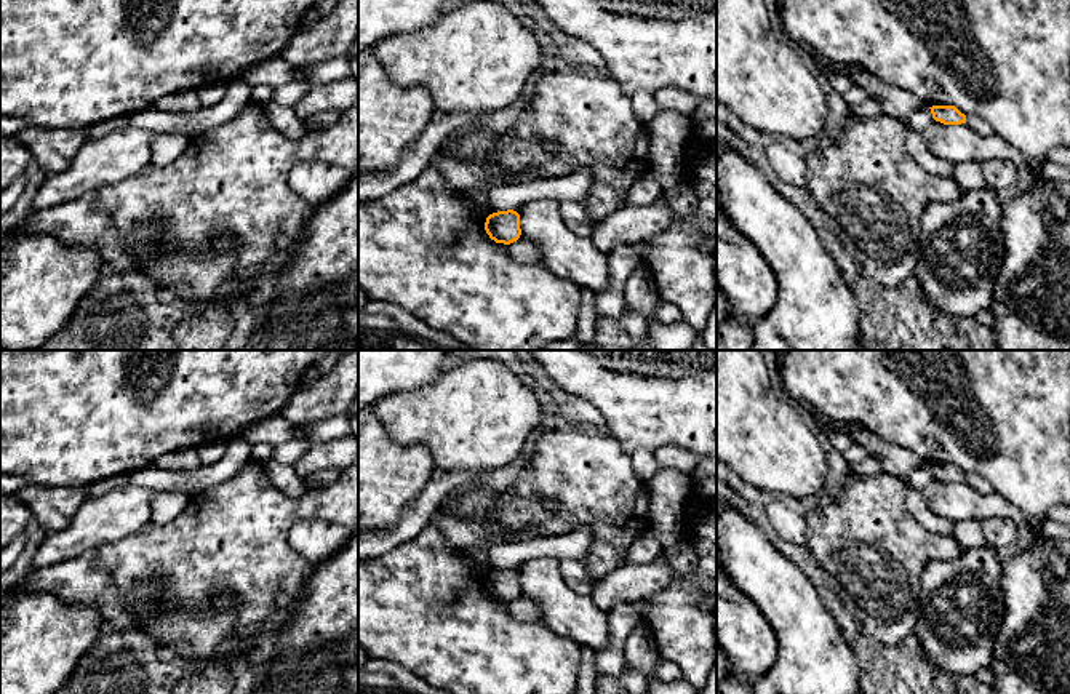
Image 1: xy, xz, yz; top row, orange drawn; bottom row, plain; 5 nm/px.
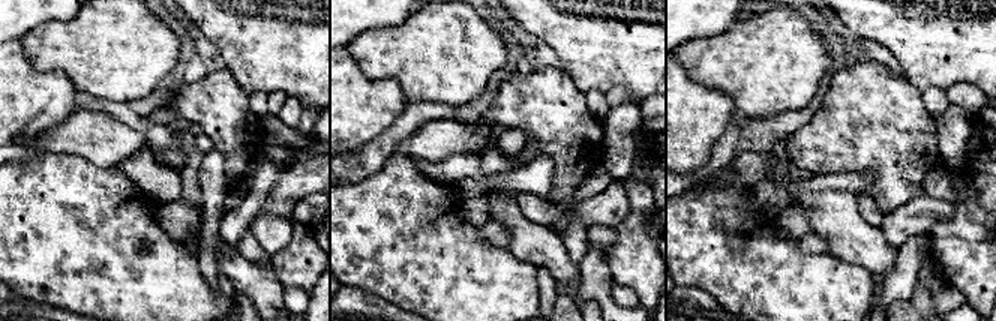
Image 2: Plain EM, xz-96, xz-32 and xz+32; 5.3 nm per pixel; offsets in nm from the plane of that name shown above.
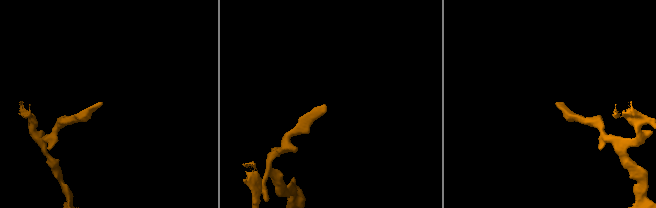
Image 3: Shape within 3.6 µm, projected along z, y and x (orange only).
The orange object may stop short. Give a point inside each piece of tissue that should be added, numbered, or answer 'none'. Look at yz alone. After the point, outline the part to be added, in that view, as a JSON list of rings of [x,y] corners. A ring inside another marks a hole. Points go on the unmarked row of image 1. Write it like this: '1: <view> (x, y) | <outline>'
none

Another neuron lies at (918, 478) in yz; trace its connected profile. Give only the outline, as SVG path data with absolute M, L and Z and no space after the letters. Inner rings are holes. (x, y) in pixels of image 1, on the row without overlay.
M918 467L915 469L908 478L905 480L907 486L921 491L932 480L931 467Z

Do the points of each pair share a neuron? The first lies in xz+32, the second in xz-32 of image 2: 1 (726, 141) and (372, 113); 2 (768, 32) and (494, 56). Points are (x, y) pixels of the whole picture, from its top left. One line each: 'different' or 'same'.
1: different
2: same

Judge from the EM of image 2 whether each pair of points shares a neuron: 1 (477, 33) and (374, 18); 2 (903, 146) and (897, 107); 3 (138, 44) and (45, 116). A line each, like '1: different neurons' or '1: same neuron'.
1: different neurons
2: same neuron
3: different neurons

